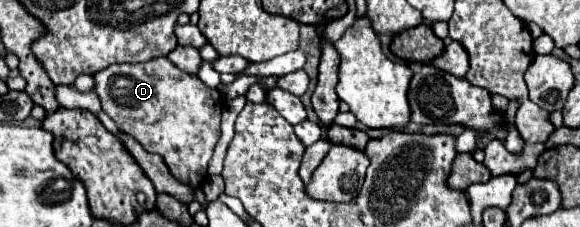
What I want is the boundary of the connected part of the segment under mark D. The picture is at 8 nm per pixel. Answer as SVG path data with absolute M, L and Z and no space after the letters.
M155 58L143 64L113 64L95 74L95 92L101 100L103 112L111 116L111 120L141 142L149 152L159 154L171 174L191 188L199 188L207 176L207 164L213 156L213 148L221 136L221 112L225 106L225 98L217 88L205 86L197 76L189 76L179 70L167 58Z

